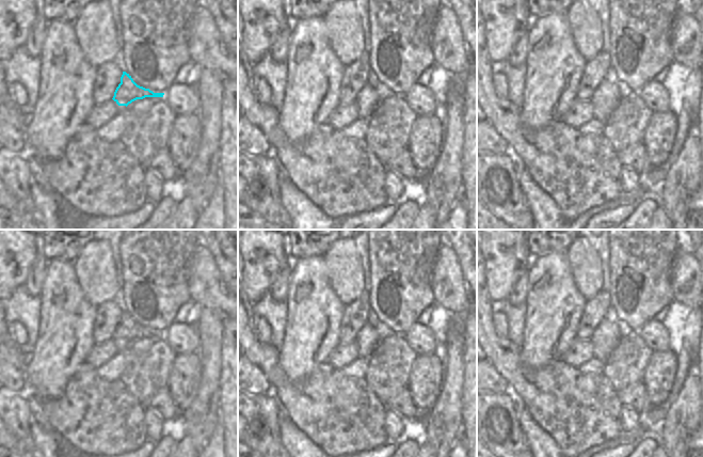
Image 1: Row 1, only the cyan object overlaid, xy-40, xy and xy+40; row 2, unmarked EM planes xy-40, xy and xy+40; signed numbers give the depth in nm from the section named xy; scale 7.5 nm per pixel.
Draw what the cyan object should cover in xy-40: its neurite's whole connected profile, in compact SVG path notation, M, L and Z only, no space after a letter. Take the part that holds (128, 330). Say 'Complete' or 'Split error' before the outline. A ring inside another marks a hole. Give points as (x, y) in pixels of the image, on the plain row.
Complete. M123 311L121 322L116 327L112 338L118 345L127 346L137 338L143 338L145 336L163 336L163 334L164 332L154 332L149 328L138 325L129 313Z

